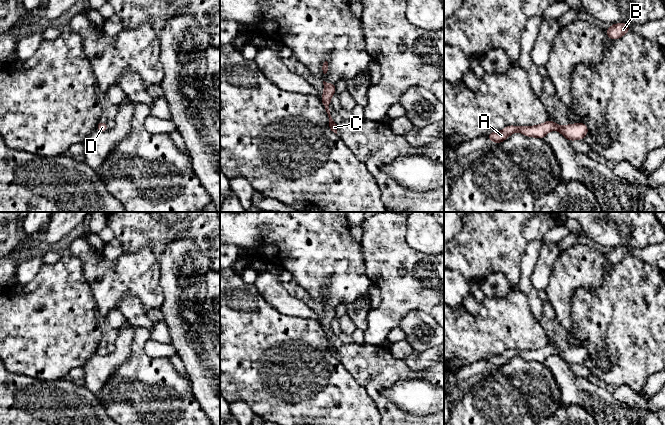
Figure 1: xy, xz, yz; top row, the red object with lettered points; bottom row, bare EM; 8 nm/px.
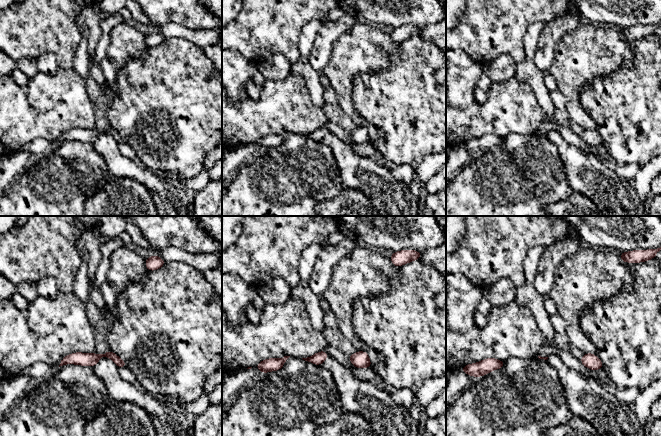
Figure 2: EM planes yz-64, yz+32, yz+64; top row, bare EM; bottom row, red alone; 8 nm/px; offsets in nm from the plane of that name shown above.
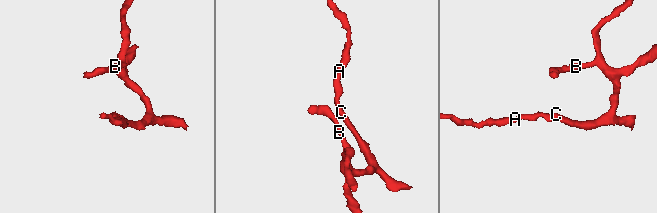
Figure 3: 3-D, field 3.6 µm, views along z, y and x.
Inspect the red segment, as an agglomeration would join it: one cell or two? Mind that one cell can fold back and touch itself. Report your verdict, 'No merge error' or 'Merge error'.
No merge error

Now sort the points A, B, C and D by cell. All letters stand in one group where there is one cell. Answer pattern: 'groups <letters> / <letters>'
groups A B C D

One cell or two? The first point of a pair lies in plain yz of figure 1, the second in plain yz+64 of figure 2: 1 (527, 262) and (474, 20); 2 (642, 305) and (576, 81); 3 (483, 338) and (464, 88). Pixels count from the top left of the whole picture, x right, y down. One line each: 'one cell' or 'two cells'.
1: two cells
2: two cells
3: two cells

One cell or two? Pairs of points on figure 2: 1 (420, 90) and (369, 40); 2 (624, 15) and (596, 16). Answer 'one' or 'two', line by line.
1: two
2: one

